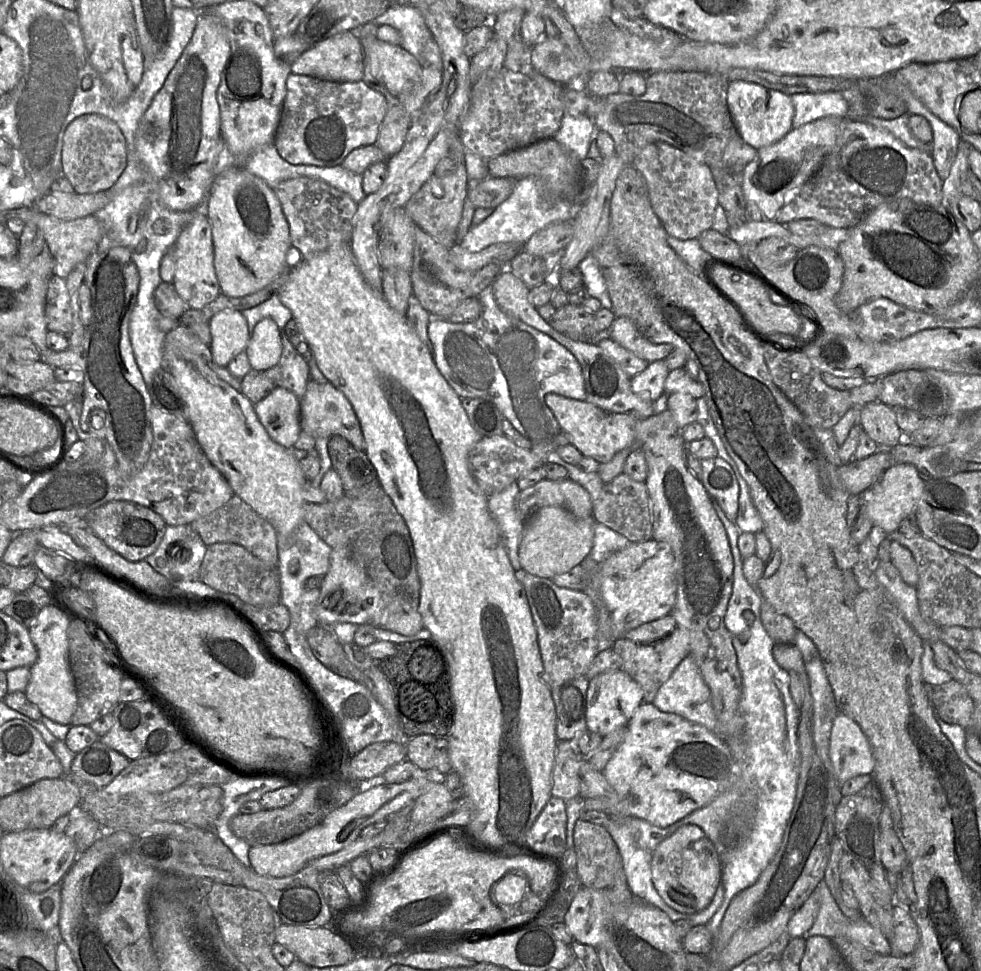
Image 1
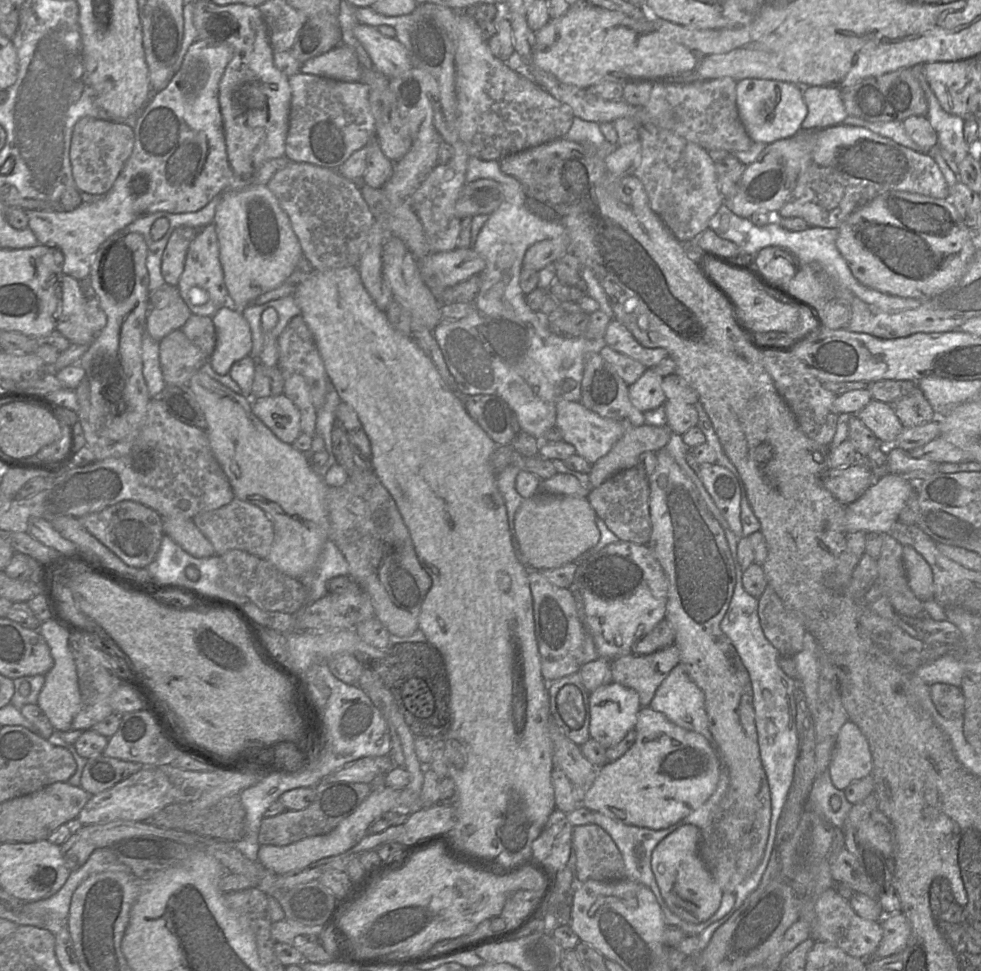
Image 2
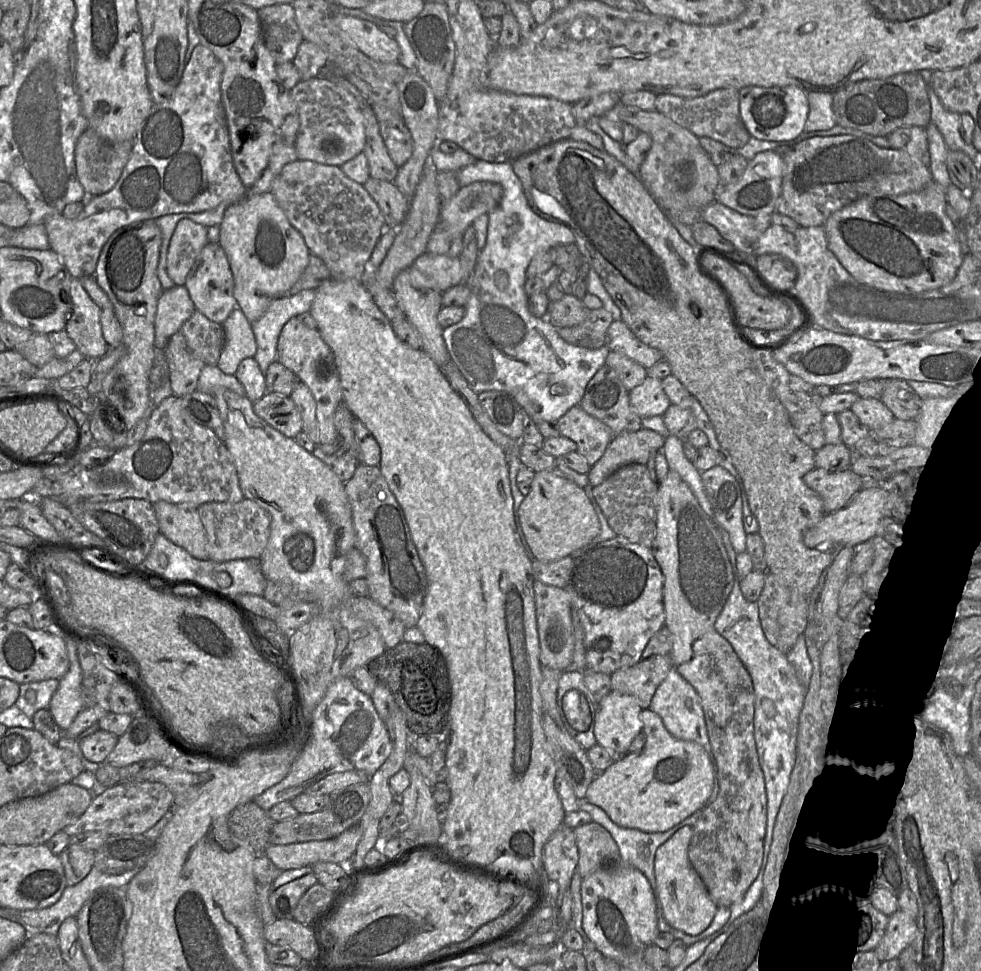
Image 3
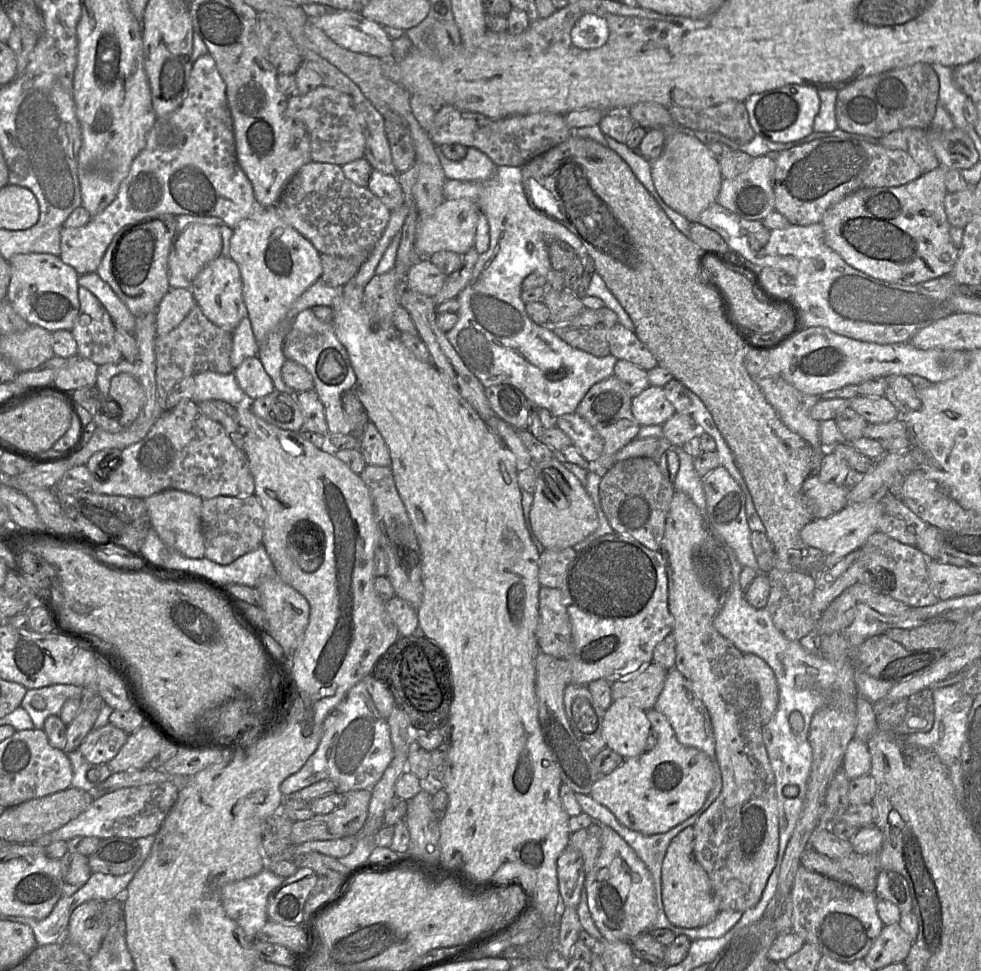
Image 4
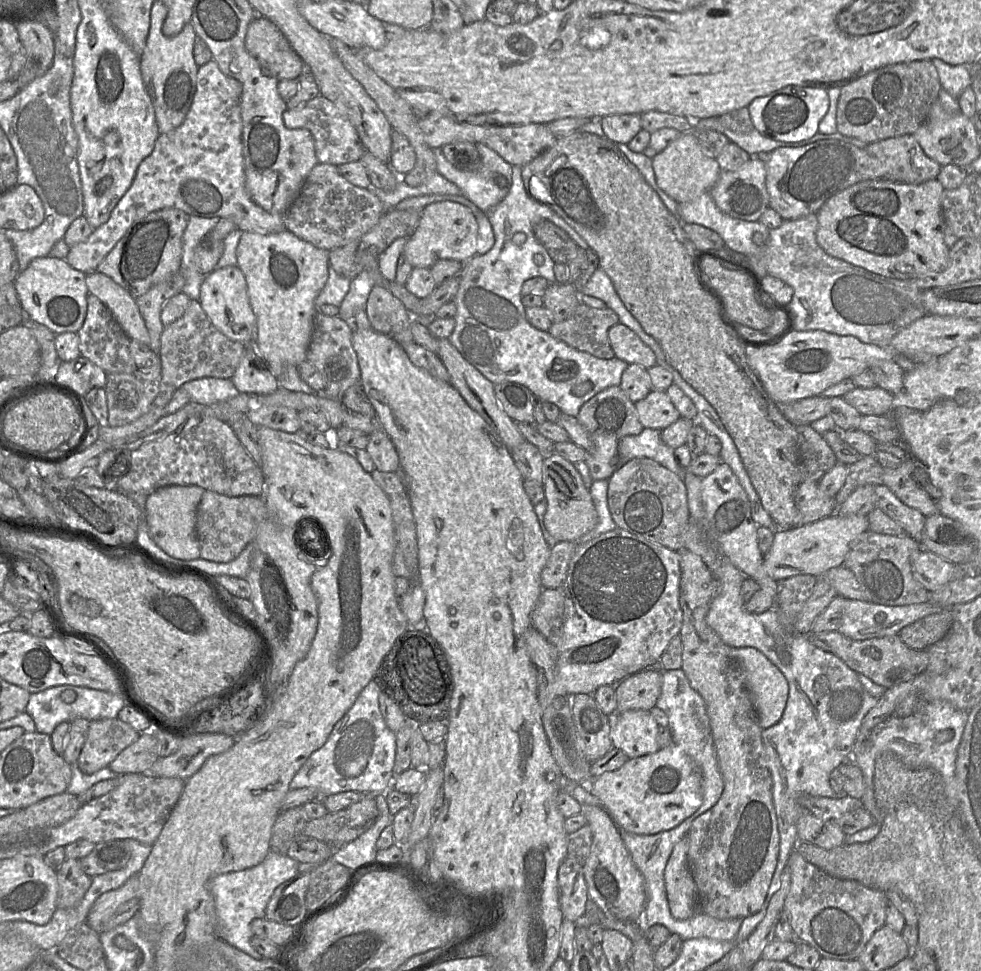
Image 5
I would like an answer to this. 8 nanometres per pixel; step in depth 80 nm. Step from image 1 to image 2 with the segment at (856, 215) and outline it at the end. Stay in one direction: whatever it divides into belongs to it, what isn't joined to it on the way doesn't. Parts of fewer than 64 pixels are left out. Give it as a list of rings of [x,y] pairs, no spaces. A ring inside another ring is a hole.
[[[838,124],[816,134],[811,160],[801,171],[791,195],[777,213],[779,218],[802,218],[810,227],[838,228],[855,210],[889,192],[907,192],[933,198],[947,198],[948,186],[936,163],[927,155],[901,146],[865,127]]]

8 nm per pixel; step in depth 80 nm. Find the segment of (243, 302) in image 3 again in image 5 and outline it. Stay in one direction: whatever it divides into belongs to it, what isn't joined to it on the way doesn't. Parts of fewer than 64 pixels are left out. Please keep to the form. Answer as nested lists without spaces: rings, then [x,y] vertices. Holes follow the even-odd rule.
[[[288,230],[267,235],[245,231],[241,235],[236,249],[237,266],[245,276],[250,305],[257,320],[258,360],[267,362],[266,368],[276,379],[286,367],[297,367],[306,361],[316,315],[314,301],[329,277],[328,254],[329,250],[317,248]]]

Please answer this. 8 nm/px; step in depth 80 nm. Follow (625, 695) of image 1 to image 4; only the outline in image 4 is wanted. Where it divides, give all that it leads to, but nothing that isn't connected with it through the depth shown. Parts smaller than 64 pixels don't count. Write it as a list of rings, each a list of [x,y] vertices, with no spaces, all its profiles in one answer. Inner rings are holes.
[[[629,699],[613,700],[605,710],[602,735],[606,747],[624,759],[638,756],[645,751],[651,724],[646,711],[634,705]]]

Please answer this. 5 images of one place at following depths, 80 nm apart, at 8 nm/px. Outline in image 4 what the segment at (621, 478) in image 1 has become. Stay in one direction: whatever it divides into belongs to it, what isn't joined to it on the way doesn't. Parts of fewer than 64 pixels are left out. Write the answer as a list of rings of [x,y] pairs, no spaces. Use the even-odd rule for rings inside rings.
[[[629,458],[615,463],[602,476],[599,495],[603,511],[614,532],[625,533],[634,537],[651,550],[660,550],[664,536],[666,518],[675,494],[674,482],[664,475],[652,458]]]

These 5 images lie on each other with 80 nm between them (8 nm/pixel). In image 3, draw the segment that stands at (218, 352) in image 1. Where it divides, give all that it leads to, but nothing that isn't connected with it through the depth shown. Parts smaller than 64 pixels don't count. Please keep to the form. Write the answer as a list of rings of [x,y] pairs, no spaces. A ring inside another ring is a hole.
[[[240,308],[229,314],[222,327],[225,343],[216,366],[225,374],[234,375],[242,360],[254,358],[256,341],[251,324]]]

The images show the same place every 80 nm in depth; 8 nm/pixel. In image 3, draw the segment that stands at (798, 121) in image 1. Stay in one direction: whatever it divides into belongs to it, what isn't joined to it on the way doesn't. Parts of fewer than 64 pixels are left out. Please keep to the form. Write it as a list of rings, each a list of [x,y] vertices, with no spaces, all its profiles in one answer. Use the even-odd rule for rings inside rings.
[[[807,92],[809,113],[805,123],[804,132],[829,130],[837,122],[833,112],[834,95],[831,92]]]

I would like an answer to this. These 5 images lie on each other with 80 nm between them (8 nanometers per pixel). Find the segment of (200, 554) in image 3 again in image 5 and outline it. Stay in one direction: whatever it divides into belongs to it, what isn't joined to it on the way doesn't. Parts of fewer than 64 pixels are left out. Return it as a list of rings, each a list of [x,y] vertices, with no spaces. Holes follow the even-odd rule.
[[[196,485],[161,487],[146,499],[146,522],[150,536],[165,553],[180,560],[200,558],[200,544],[196,536],[196,511],[205,490]]]

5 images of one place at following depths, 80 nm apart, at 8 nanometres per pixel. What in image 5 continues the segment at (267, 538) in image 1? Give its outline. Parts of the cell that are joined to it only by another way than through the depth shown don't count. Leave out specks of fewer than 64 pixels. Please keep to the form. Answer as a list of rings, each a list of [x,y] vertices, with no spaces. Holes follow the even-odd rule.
[[[205,490],[196,511],[196,536],[200,544],[200,558],[226,563],[234,560],[254,541],[261,523],[268,517],[261,496],[229,497]]]

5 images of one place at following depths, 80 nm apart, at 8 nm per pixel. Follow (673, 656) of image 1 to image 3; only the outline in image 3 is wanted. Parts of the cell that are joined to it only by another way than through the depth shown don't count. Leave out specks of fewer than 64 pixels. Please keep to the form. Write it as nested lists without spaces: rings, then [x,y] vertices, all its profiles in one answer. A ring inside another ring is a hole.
[[[654,655],[642,658],[635,665],[618,669],[610,675],[612,690],[633,696],[642,709],[647,709],[656,689],[667,677],[672,667],[670,655]]]

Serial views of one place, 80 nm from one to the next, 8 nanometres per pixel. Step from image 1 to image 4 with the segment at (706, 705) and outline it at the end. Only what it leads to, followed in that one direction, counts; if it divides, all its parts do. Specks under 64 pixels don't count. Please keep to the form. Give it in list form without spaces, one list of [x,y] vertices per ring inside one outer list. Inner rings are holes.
[[[678,670],[668,671],[663,689],[653,709],[667,718],[680,744],[696,748],[710,758],[715,768],[715,781],[718,781],[718,772],[721,771],[716,759],[715,739],[709,713],[689,681]]]

